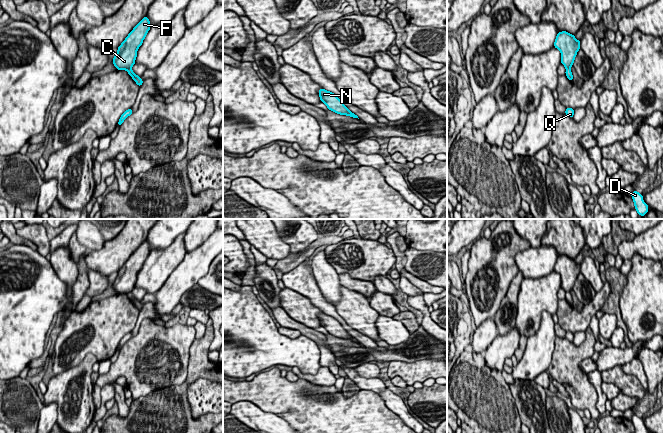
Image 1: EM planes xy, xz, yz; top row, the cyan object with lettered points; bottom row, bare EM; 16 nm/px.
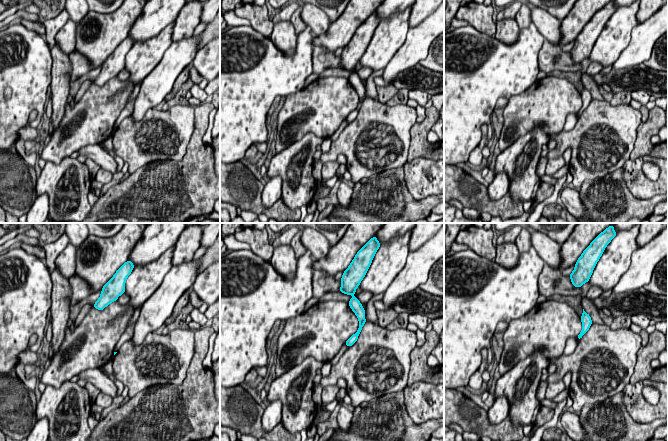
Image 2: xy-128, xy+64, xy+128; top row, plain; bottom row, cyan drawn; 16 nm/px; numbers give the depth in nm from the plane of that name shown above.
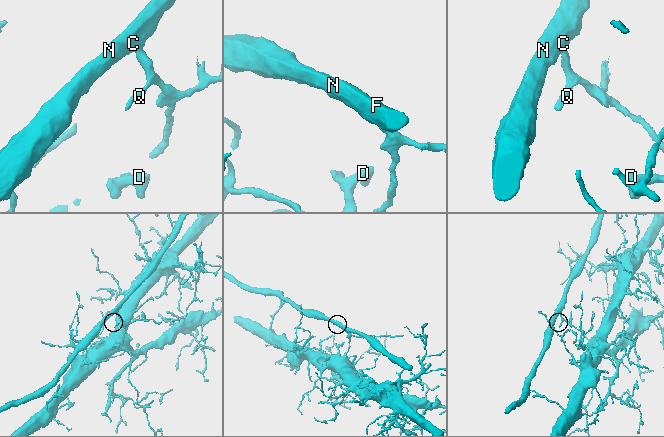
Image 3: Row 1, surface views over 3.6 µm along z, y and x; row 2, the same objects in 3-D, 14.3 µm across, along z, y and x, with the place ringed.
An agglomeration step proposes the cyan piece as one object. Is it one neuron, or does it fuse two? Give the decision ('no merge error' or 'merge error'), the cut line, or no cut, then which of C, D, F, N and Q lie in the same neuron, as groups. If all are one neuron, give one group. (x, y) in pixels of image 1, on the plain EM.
merge error; cut xy (130, 291), (127, 294); groups C F N / D Q

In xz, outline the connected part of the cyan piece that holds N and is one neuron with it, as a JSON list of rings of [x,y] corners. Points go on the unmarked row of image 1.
[[[325,313],[318,315],[320,324],[323,326],[329,334],[341,338],[353,341],[353,337],[343,328],[343,326],[332,316]]]

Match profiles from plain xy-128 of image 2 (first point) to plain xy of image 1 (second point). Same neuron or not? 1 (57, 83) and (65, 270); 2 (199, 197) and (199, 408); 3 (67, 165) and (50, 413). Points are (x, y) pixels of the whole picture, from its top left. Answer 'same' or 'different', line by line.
1: same
2: different
3: different

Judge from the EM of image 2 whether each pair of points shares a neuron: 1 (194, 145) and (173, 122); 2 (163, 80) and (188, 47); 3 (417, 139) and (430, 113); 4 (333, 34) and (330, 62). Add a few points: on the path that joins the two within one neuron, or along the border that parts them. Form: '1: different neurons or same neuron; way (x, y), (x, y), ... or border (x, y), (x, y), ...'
1: different neurons; border (195, 117), (195, 126), (186, 153), (179, 161)
2: same neuron; way (166, 72), (180, 55)
3: same neuron; way (419, 133), (430, 119)
4: different neurons; border (314, 46), (323, 46), (334, 52)

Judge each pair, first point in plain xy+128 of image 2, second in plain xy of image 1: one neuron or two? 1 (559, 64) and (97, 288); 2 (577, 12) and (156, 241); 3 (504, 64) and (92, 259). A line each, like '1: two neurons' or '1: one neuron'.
1: one neuron
2: two neurons
3: two neurons

